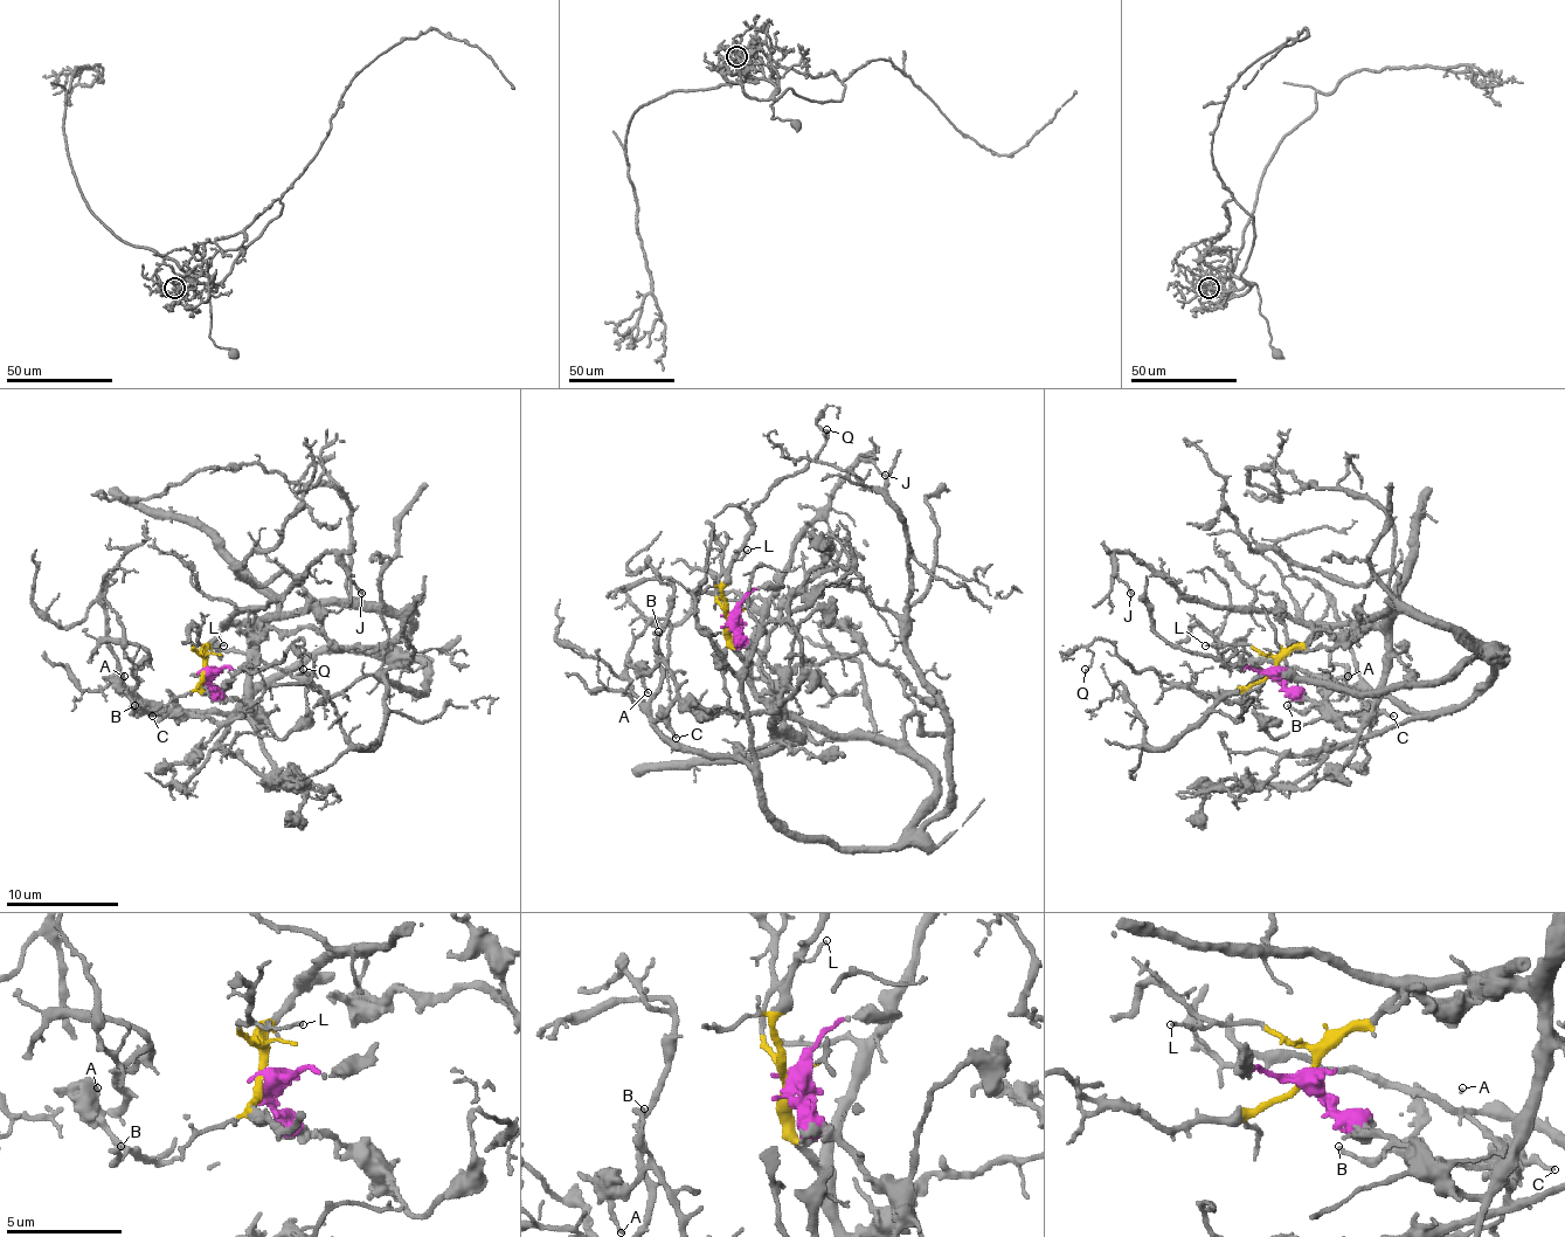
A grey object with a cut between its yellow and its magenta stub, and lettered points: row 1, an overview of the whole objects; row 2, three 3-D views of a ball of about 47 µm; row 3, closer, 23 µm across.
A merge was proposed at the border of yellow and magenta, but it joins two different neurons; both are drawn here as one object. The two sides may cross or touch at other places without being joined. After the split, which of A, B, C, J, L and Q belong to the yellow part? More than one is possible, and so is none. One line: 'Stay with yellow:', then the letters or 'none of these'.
Stay with yellow: J, L, Q

